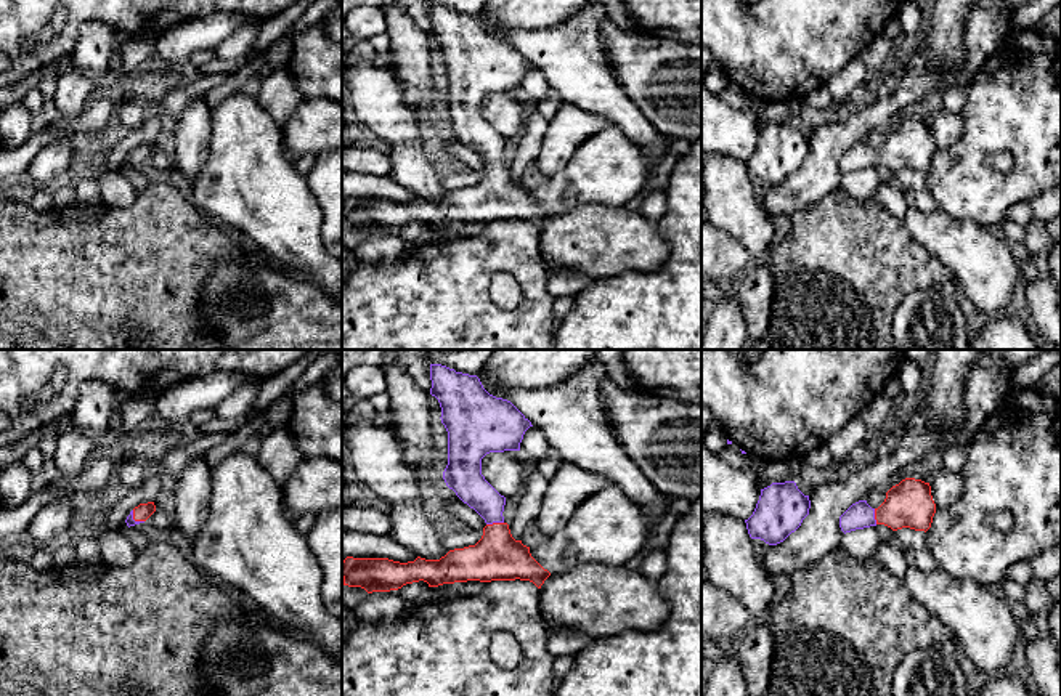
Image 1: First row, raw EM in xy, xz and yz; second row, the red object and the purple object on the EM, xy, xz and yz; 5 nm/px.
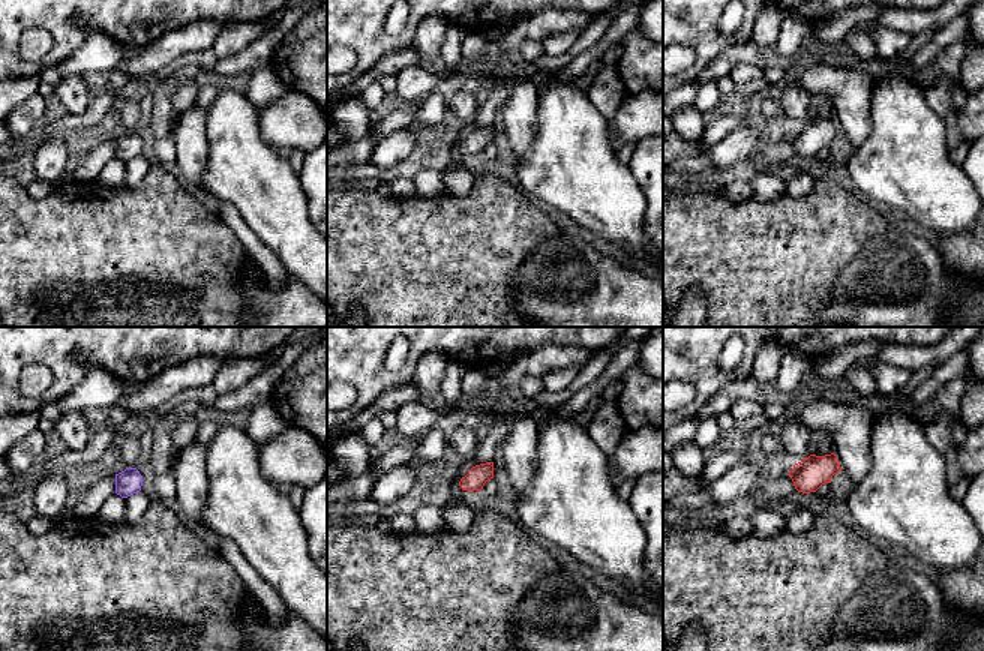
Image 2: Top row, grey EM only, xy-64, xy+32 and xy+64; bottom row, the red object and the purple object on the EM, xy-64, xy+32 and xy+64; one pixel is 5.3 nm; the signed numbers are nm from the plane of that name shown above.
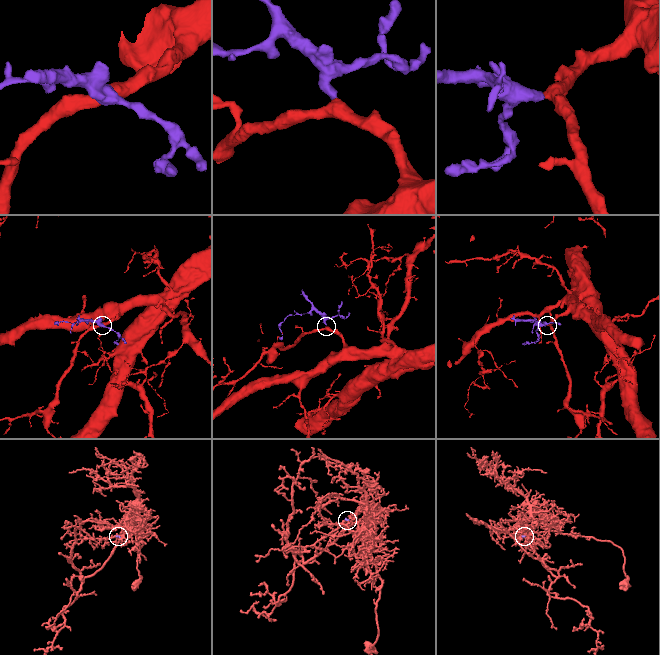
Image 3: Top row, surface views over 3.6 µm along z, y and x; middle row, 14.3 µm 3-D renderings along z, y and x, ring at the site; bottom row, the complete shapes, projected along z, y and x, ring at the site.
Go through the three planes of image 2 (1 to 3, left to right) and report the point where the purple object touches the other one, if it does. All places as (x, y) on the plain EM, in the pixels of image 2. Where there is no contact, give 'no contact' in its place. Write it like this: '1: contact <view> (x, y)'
1: no contact
2: no contact
3: no contact

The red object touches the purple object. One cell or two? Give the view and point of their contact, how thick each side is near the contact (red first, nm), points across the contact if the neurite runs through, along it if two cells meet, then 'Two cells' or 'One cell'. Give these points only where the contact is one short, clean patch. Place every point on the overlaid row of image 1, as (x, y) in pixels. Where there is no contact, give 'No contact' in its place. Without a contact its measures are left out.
Touches red at xz (495, 523). Thickness 240 nm (red) against 160 nm. Path across: xz (496, 557), (495, 523), (490, 505), (467, 481). One cell

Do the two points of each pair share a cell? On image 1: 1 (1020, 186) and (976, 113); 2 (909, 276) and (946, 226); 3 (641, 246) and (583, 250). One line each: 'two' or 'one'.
1: one
2: two
3: one

